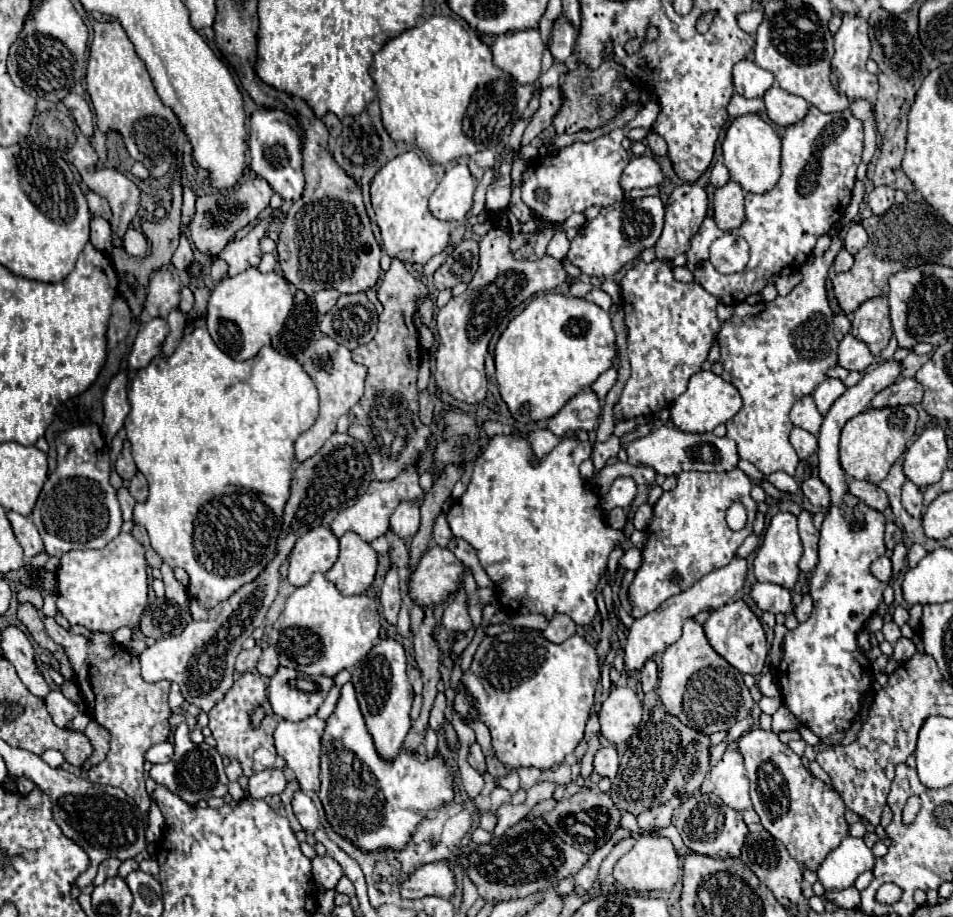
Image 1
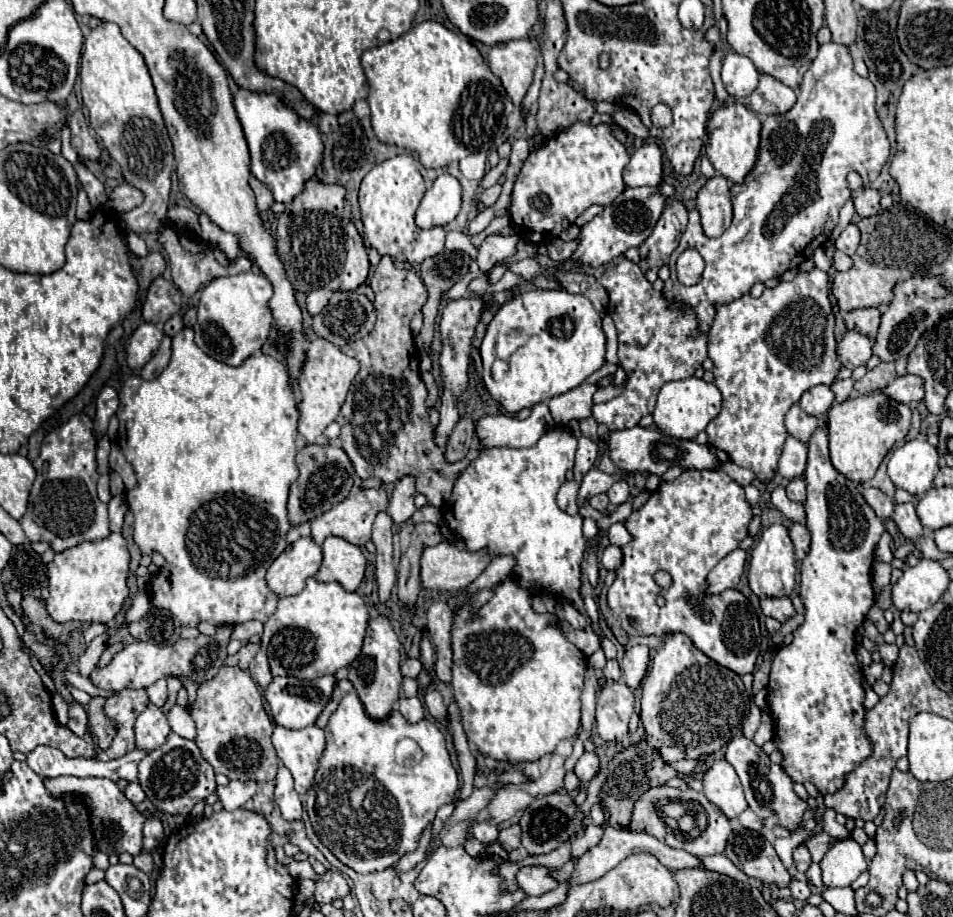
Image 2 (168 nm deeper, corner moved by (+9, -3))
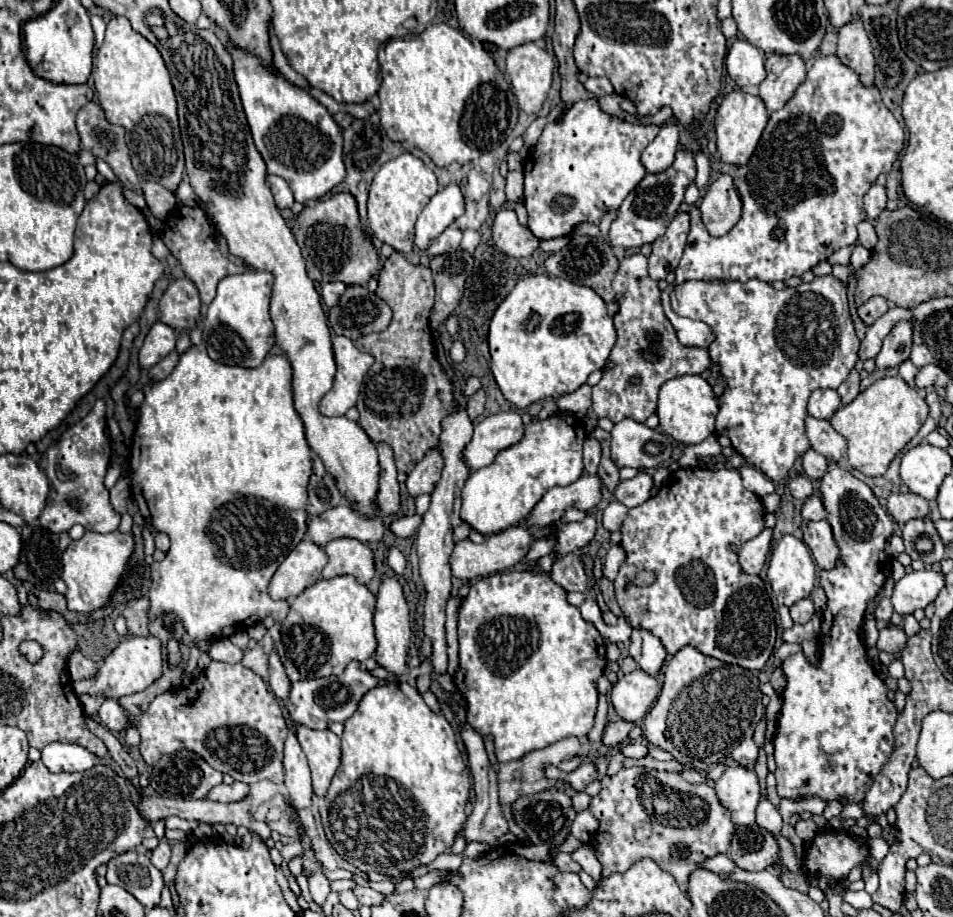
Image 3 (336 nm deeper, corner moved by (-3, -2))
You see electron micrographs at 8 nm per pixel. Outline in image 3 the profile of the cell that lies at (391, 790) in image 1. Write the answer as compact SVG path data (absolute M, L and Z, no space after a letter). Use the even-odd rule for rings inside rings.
M392 680L390 684L384 684L384 686L376 686L372 690L368 690L360 704L358 704L358 710L344 722L344 734L342 734L342 764L338 768L338 772L334 774L332 778L332 784L320 804L320 816L322 816L322 826L324 826L324 832L326 832L326 838L330 840L330 844L334 846L334 850L344 858L348 860L352 866L360 868L362 872L370 874L370 872L382 872L382 874L388 874L388 876L394 876L402 870L408 870L412 872L414 868L418 866L426 866L430 864L438 854L446 852L452 842L454 842L454 836L458 830L462 830L464 822L466 822L466 814L464 814L464 806L468 802L468 796L470 796L470 772L462 760L462 754L456 746L456 732L454 728L450 726L450 722L440 716L440 714L434 714L428 704L424 702L424 698L420 696L420 692L416 688L412 688L410 684L406 682L398 682L398 680Z

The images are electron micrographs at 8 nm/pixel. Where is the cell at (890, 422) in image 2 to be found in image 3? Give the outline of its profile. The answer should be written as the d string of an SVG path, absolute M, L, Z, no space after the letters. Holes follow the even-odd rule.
M900 376L876 380L846 406L840 406L830 424L848 442L848 464L866 476L882 476L892 458L918 434L928 416L928 404Z

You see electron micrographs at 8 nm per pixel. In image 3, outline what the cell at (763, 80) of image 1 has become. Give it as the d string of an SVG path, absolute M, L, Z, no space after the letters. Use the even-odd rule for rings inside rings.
M738 38L732 44L732 48L728 50L726 70L740 88L758 86L766 78L764 60L766 60L766 54L762 50L754 48L750 42Z

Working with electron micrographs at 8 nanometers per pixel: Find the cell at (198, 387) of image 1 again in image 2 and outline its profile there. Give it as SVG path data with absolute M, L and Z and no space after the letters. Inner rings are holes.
M182 329L172 339L172 359L170 365L162 371L160 377L152 381L144 381L142 377L130 377L124 381L120 389L120 407L118 407L119 429L117 439L126 457L126 461L132 465L138 485L130 491L126 491L126 503L128 509L134 515L134 541L138 543L140 551L144 555L150 555L152 551L158 551L164 555L166 563L160 567L160 571L152 577L148 585L148 597L154 607L168 609L182 627L198 627L198 623L208 621L212 625L238 625L244 621L258 619L262 623L268 621L268 617L276 611L278 597L266 587L266 569L270 563L286 549L286 533L290 531L286 501L288 501L288 489L298 479L298 467L296 467L296 427L298 427L298 407L294 399L294 391L290 387L290 377L286 371L286 365L276 361L274 357L268 357L260 351L250 355L240 367L224 365L212 357L208 357L196 343L192 329Z

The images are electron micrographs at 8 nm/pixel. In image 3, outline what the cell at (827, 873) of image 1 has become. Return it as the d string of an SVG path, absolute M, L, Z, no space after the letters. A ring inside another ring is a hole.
M822 832L804 848L804 868L812 876L828 876L834 882L844 880L852 868L862 866L864 878L868 878L874 868L870 864L870 854L864 842L858 842L842 832Z

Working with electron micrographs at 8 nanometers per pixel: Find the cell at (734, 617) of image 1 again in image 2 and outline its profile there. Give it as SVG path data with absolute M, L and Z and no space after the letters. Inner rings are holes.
M688 469L674 481L664 481L658 485L658 489L650 495L650 499L624 521L624 527L632 535L630 543L622 547L624 561L616 569L616 579L612 587L608 589L608 605L622 625L622 629L628 633L628 637L636 635L656 635L664 637L668 633L684 633L690 637L690 641L710 659L714 659L718 665L728 667L730 671L738 675L752 673L754 663L761 654L760 649L760 623L759 617L754 613L752 603L736 589L726 589L718 595L708 593L708 573L712 567L728 555L728 551L734 551L740 541L748 535L748 525L752 519L752 509L744 497L744 489L732 481L724 471L716 469ZM658 569L664 569L672 577L672 585L668 589L658 589L654 581L654 573ZM656 595L664 595L666 603L660 607L656 605ZM628 617L634 617L638 621L636 627L630 625Z

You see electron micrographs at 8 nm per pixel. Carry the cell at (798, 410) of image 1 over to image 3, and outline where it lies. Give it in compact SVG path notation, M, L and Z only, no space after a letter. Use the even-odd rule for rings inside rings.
M806 416L806 434L810 446L826 456L828 460L840 460L842 452L846 450L846 440L830 426L828 420L818 420L814 416Z

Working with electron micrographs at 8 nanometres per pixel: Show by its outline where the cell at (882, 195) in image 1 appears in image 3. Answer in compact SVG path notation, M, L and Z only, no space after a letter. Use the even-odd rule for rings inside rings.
M874 184L864 196L864 210L868 218L876 220L884 208L886 208L886 188Z

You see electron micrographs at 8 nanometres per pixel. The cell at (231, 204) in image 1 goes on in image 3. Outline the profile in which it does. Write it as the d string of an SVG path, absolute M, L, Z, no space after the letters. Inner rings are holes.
M268 176L268 186L270 186L270 190L274 194L274 202L280 210L290 208L294 204L294 196L292 196L286 180L282 180L280 176Z

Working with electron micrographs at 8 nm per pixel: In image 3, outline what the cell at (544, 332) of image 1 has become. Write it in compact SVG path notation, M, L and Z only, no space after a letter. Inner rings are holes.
M526 276L518 280L516 288L494 312L490 322L488 344L492 354L490 370L498 382L498 388L502 390L508 402L524 410L534 402L546 398L559 398L586 384L592 372L602 370L606 366L610 350L616 344L616 330L612 324L612 316L606 312L604 300L592 288L562 278Z

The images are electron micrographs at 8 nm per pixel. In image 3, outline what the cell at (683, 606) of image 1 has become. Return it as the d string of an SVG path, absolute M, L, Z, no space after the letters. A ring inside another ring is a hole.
M764 528L756 538L748 540L738 550L738 562L746 574L758 574L762 570L766 562L766 554L770 550L770 538L772 538L772 530Z

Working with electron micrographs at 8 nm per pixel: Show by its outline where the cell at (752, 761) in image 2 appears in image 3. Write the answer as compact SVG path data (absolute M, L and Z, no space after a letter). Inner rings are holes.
M746 738L742 740L742 744L738 748L734 748L732 752L732 758L742 764L742 766L750 766L754 768L756 766L756 760L758 760L758 746L752 738Z

